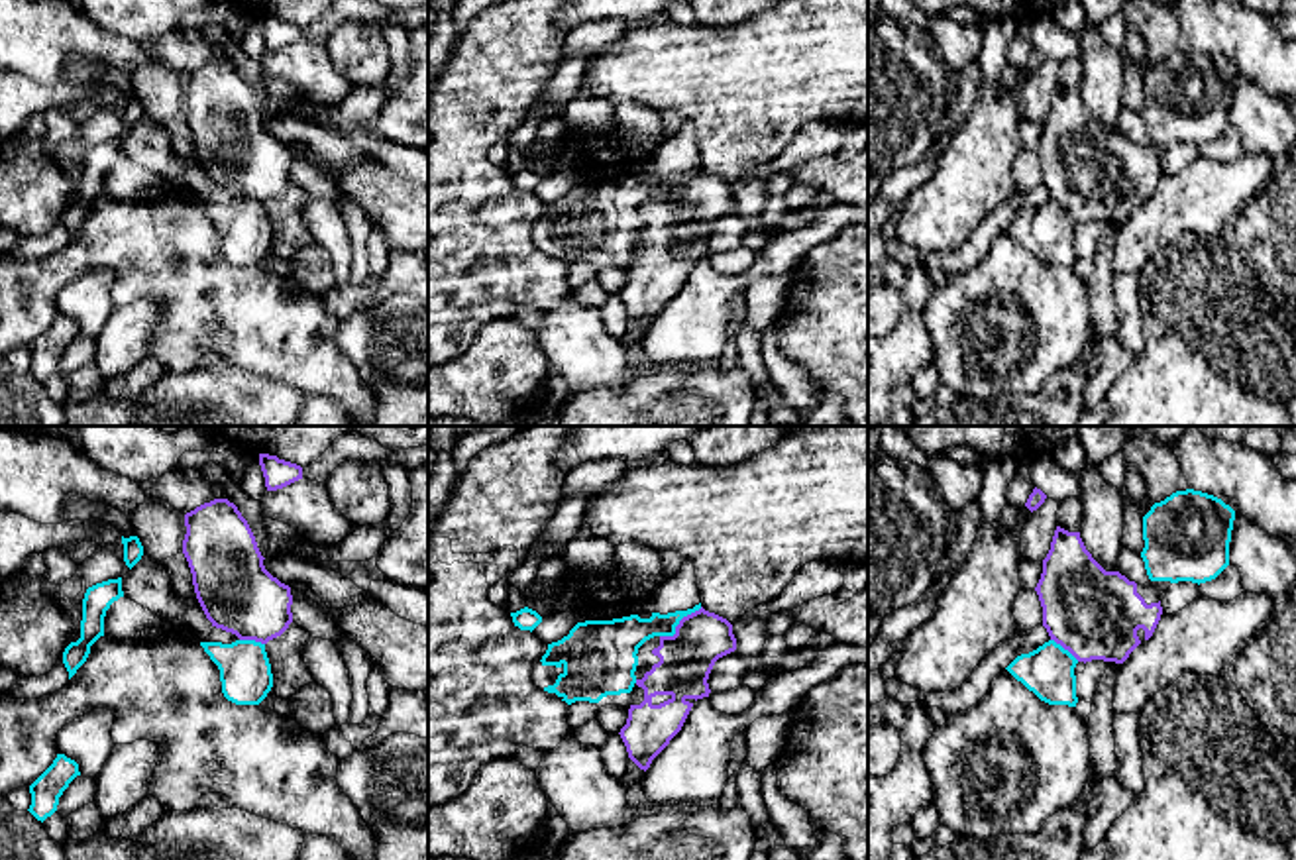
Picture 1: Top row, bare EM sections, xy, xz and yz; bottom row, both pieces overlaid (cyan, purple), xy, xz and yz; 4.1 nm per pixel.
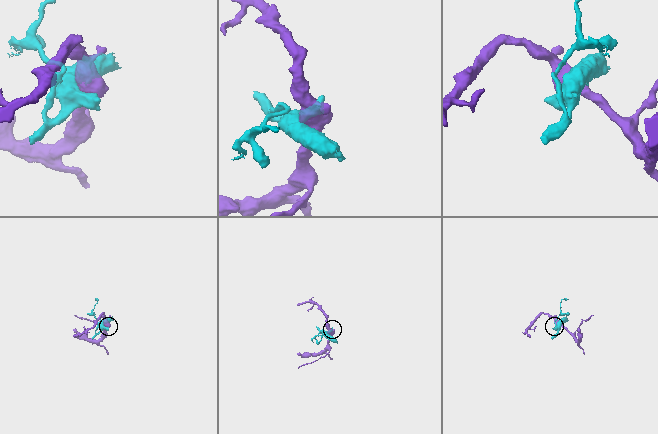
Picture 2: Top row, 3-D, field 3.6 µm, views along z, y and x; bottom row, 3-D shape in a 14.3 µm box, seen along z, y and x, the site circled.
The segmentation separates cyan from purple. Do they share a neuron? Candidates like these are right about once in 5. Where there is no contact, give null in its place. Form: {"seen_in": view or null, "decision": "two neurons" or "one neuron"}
{"seen_in": "xz", "decision": "two neurons"}

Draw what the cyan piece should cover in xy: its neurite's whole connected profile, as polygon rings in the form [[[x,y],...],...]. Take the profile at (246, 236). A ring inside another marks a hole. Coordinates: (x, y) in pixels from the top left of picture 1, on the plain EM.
[[[236,200],[232,204],[200,202],[220,230],[222,253],[236,265],[259,265],[273,247],[265,204]]]

